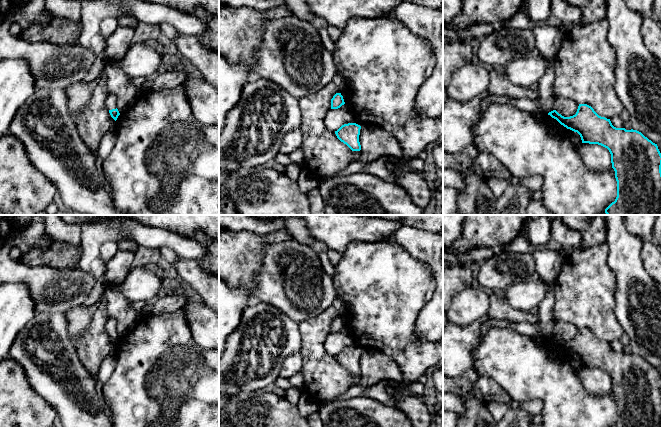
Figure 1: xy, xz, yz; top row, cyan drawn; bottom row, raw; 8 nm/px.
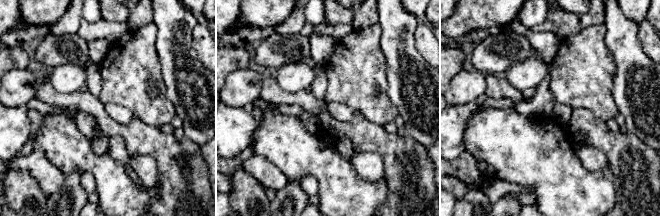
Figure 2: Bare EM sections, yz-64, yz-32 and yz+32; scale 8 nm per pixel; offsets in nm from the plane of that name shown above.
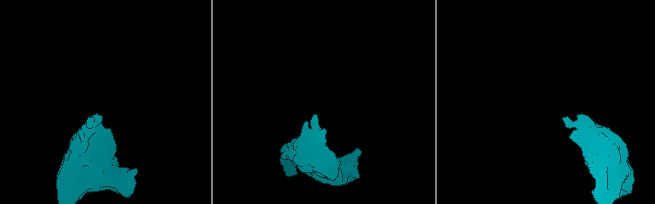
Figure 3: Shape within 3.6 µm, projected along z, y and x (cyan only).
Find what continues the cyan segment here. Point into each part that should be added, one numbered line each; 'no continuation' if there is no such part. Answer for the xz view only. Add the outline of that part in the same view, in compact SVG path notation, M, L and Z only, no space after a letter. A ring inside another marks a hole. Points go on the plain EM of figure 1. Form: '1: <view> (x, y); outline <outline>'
no continuation

